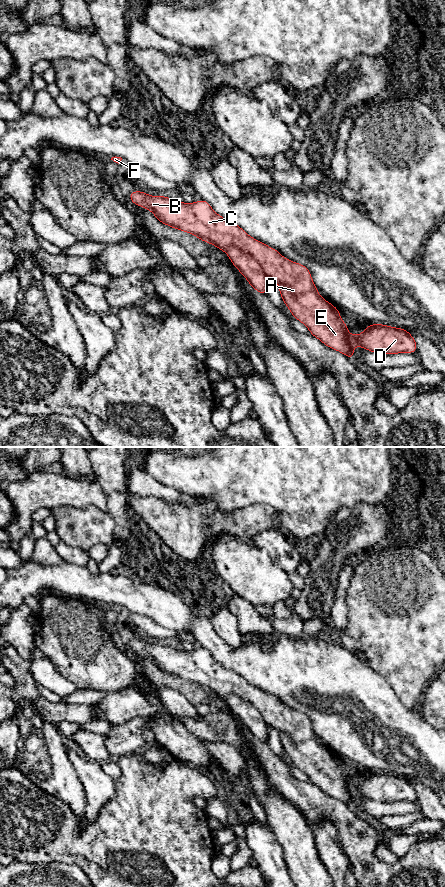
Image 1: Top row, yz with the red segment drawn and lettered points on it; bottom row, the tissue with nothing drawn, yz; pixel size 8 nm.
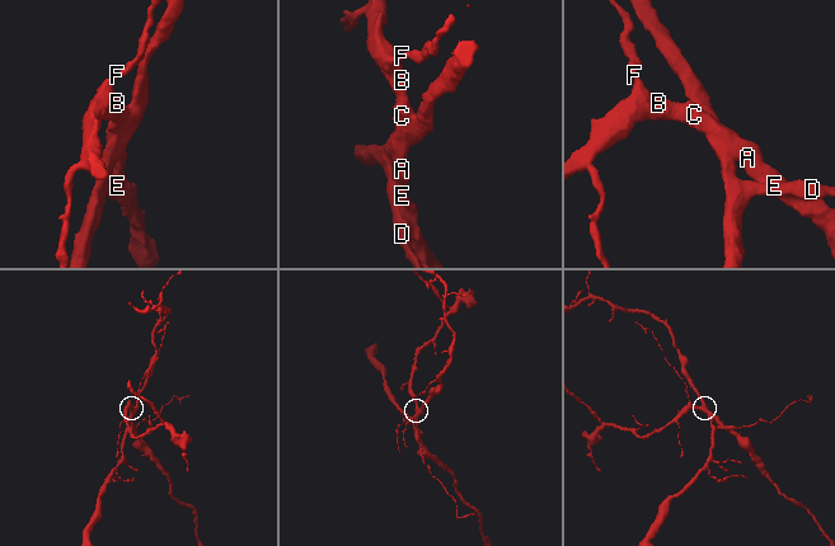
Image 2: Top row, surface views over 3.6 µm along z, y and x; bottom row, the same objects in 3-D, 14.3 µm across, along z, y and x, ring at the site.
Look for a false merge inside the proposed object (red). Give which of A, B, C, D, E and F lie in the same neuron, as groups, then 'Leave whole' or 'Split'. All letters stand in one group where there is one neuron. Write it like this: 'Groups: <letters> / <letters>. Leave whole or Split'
Groups: A B C E F / D. Split

